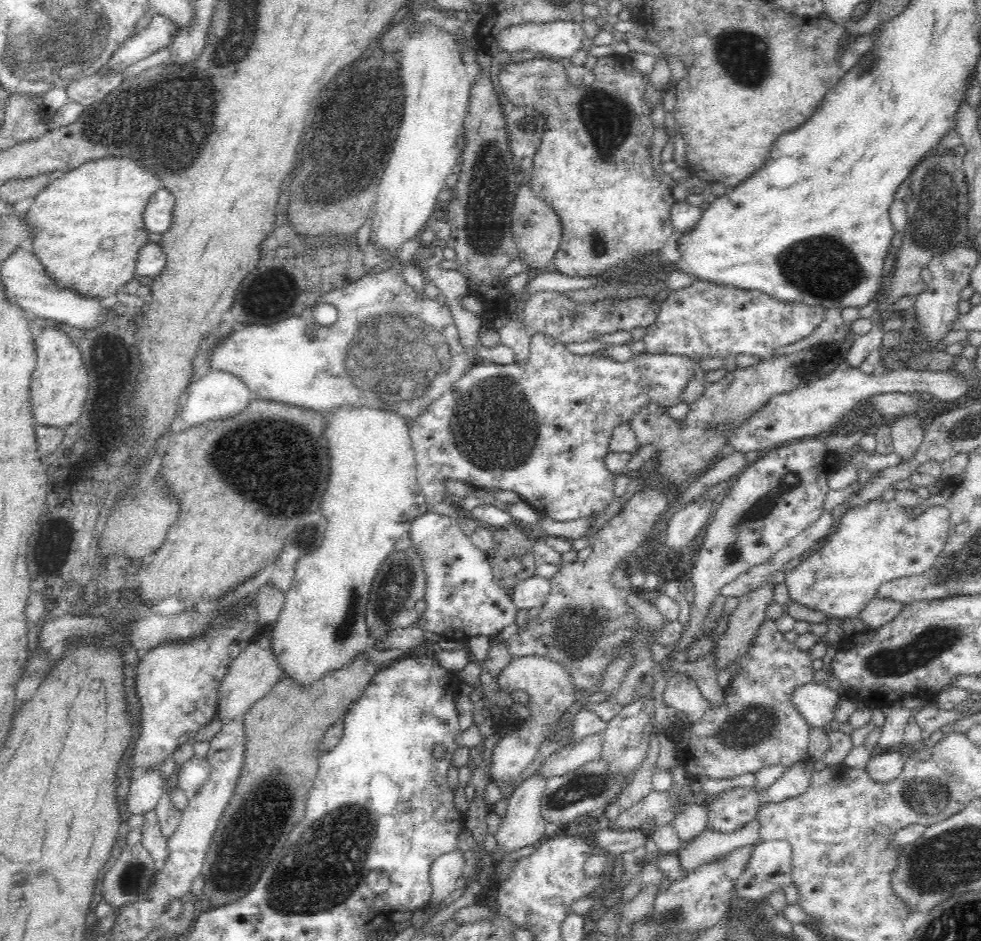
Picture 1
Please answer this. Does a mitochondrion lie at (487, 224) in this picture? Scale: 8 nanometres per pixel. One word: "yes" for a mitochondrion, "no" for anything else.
yes

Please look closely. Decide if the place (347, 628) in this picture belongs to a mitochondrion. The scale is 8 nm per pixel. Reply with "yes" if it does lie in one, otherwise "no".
yes

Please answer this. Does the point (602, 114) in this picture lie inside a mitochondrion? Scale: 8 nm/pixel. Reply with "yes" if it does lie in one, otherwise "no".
yes

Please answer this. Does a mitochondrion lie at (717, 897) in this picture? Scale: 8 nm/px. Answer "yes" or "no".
no

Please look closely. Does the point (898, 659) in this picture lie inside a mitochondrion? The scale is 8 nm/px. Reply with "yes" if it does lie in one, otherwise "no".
yes

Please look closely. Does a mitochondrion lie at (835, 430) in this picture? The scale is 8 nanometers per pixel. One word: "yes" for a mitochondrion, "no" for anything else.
no

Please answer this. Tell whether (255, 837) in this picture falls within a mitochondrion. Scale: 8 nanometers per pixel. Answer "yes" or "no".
yes

